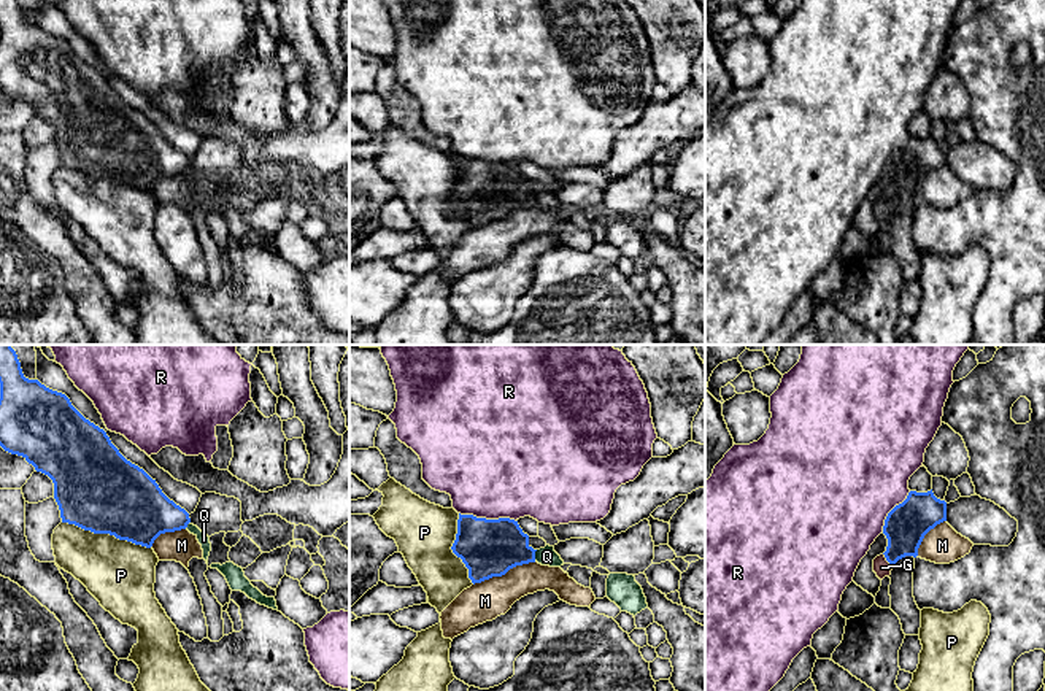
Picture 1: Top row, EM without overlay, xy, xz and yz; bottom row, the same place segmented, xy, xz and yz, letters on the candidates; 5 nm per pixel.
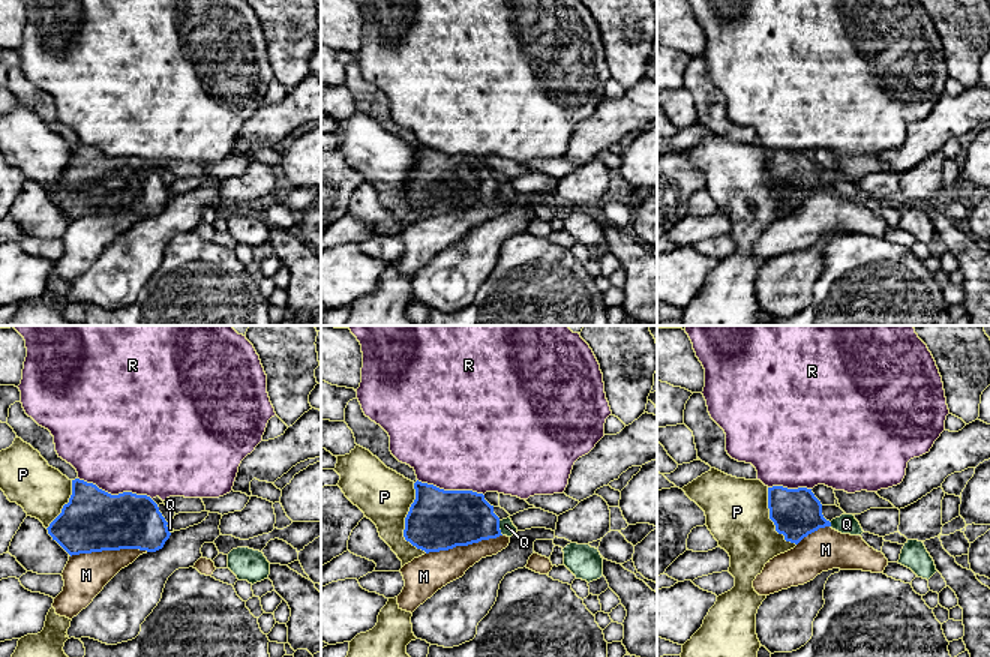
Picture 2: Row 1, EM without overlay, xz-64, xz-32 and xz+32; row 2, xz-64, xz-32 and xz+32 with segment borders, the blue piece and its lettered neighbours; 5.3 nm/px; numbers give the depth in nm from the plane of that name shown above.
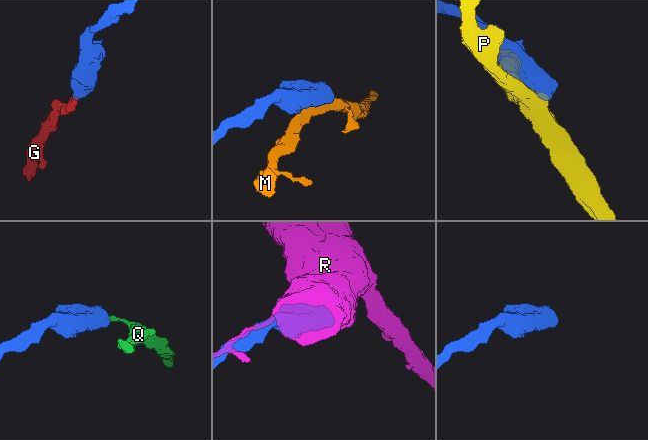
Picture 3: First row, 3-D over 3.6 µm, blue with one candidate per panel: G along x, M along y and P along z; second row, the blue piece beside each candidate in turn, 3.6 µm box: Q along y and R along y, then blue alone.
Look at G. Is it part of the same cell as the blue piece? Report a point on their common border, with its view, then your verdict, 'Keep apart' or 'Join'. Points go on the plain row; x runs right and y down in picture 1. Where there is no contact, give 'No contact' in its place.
Touches blue at yz (886, 204). Join

